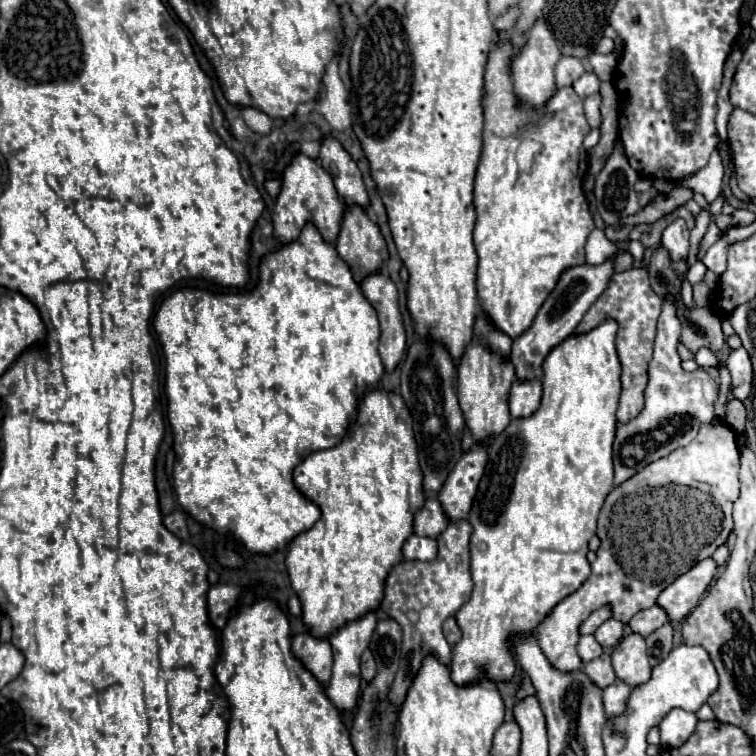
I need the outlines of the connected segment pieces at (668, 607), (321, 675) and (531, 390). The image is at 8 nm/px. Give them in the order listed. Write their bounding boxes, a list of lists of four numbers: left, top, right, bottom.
[[658,558,716,622],[292,632,332,686],[510,380,542,418]]

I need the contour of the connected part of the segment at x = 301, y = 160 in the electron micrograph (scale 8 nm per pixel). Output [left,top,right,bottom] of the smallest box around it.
[274,154,344,244]

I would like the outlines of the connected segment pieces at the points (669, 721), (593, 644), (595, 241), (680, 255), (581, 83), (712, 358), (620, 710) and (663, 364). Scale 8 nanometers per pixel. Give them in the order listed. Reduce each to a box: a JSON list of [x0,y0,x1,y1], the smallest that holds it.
[[658,708,698,750],[578,636,604,664],[586,230,622,264],[662,218,690,262],[572,72,600,100],[696,348,718,368],[602,680,632,718],[614,298,718,486]]

